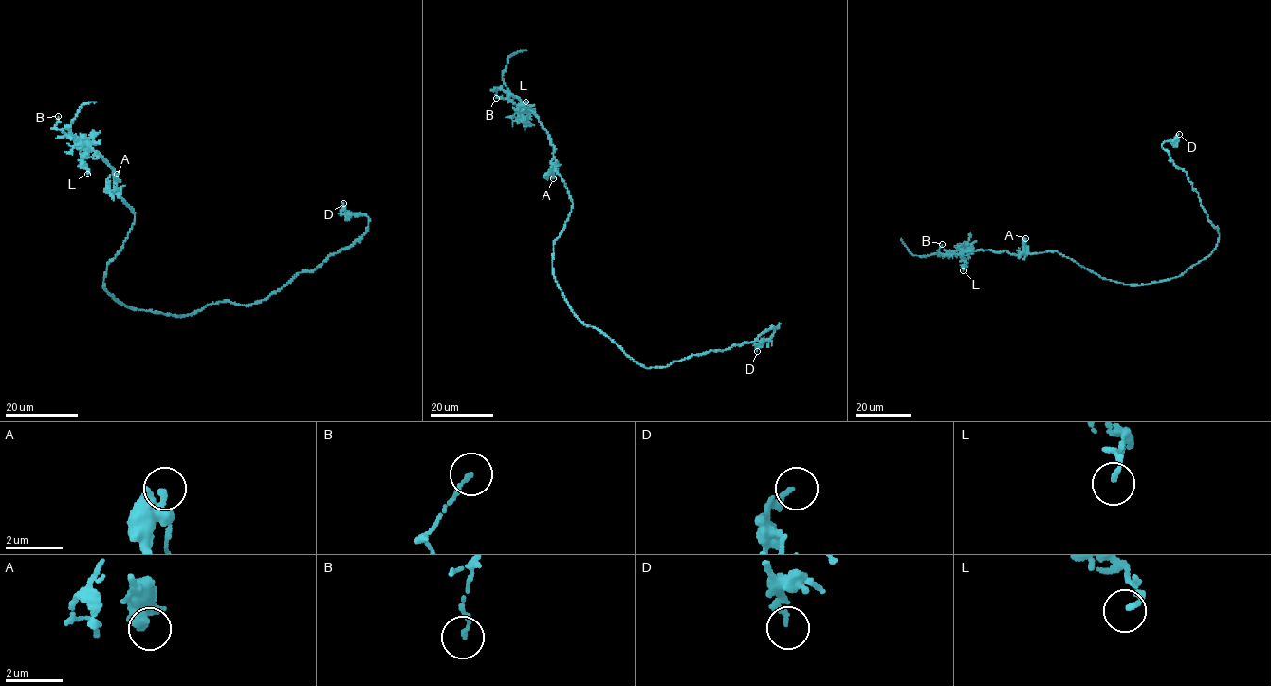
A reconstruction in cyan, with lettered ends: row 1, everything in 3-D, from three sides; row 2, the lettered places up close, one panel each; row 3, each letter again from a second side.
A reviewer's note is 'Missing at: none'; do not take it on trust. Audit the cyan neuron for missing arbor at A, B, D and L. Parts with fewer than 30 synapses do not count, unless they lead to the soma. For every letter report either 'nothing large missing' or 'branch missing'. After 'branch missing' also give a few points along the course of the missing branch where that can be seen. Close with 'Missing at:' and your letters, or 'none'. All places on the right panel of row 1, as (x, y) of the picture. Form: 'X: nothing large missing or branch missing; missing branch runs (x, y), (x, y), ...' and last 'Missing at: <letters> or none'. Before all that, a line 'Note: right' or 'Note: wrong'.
Note: right
A: nothing large missing
B: nothing large missing
D: nothing large missing
L: nothing large missing
Missing at: none

